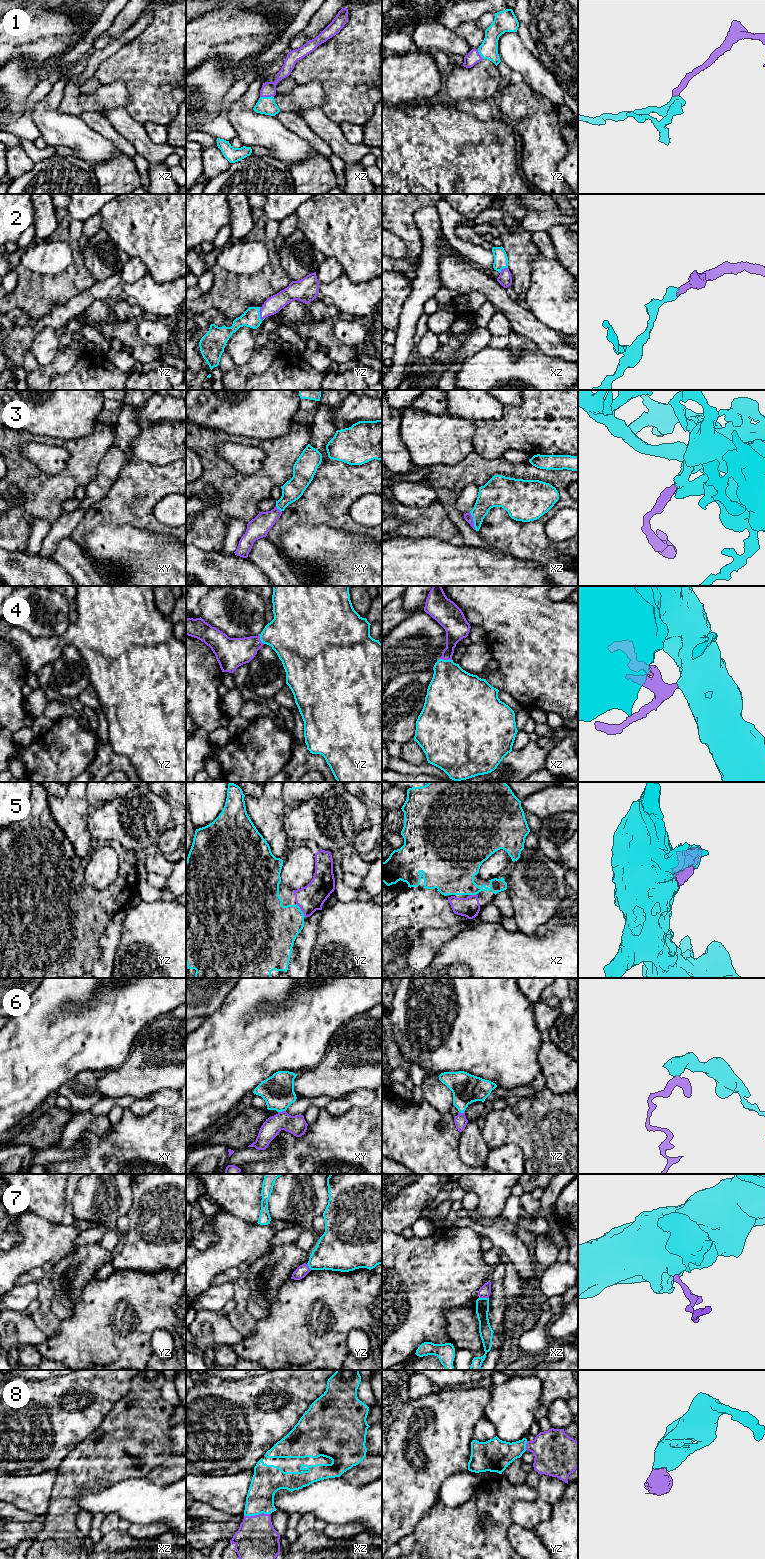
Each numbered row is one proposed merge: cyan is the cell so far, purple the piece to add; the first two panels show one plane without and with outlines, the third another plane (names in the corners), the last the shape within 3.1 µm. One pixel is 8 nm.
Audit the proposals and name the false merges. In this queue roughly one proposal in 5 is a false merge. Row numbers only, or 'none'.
7

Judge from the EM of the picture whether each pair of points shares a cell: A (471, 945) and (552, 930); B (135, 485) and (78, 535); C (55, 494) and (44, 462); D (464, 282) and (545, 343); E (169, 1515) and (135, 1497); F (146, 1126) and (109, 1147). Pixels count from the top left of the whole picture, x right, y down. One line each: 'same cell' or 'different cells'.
A: same cell
B: same cell
C: different cells
D: same cell
E: same cell
F: same cell

